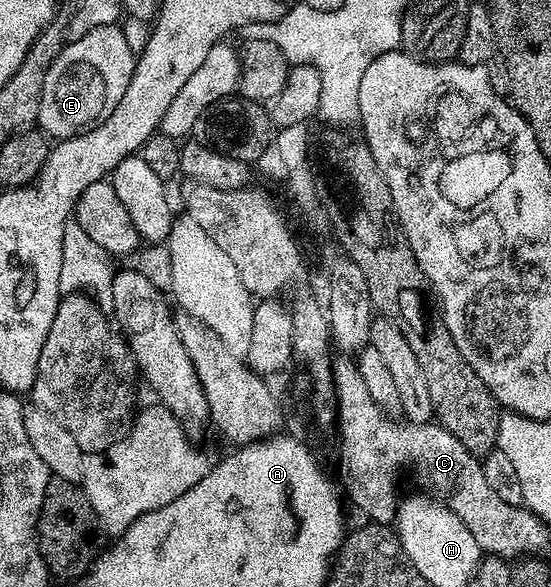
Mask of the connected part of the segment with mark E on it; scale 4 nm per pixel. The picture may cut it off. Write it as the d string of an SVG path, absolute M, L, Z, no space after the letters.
M118 23L97 26L83 38L64 43L61 54L57 54L57 58L51 63L45 74L38 127L56 141L68 140L95 128L102 120L109 118L109 114L113 114L113 110L117 110L117 102L121 102L121 94L125 94L125 86L129 86L131 81L136 59L137 54L132 51L123 29Z

